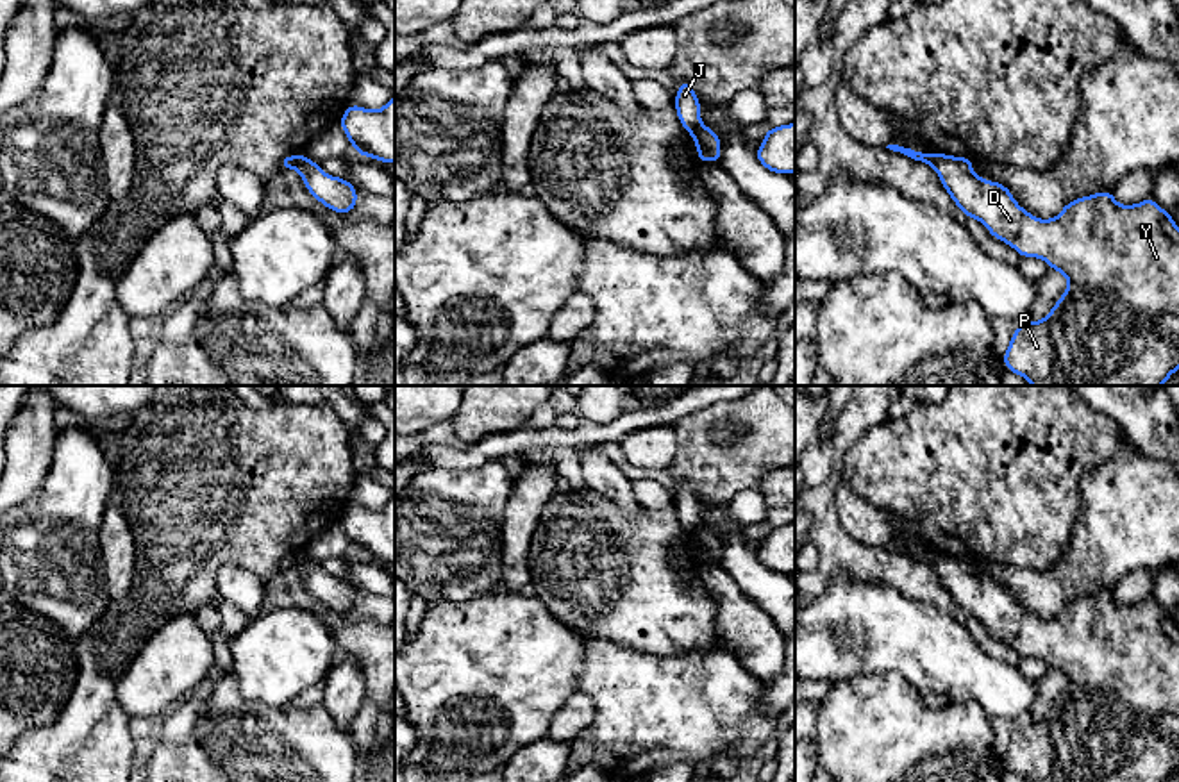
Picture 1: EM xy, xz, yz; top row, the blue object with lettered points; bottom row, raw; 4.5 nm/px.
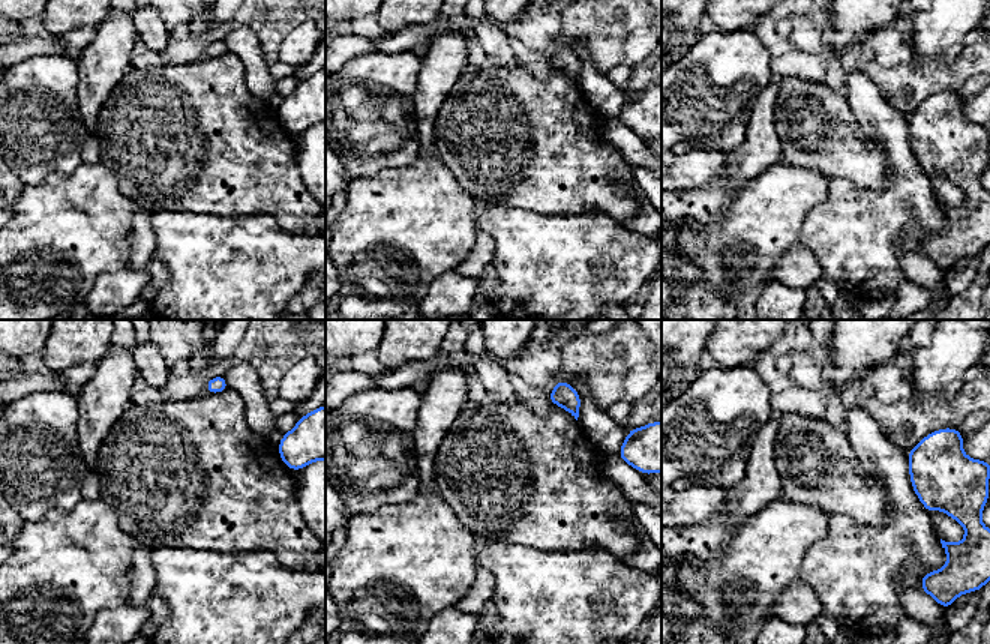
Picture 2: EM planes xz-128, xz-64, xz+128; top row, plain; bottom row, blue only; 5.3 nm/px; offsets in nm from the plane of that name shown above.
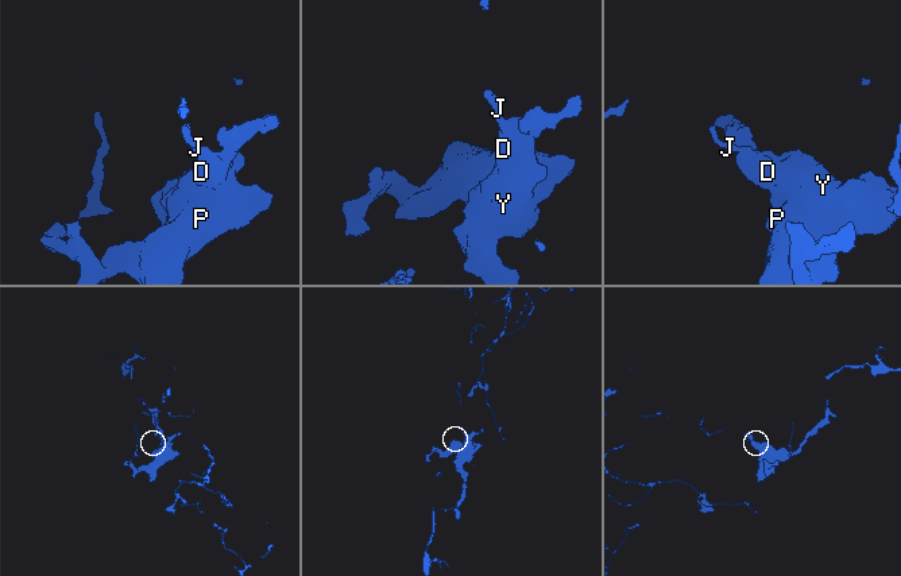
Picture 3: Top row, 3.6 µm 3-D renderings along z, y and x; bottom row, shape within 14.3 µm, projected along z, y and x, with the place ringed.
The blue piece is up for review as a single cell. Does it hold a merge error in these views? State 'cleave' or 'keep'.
cleave

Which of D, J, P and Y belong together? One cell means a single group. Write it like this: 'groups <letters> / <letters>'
groups D P Y / J

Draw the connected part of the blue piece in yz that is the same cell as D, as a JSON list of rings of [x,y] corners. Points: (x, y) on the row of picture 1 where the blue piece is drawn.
[[[936,154],[932,168],[954,204],[1020,257],[1043,259],[1068,279],[1065,293],[1043,320],[1022,321],[1011,334],[1004,366],[1033,386],[1163,386],[1179,370],[1179,227],[1172,214],[1152,196],[1120,205],[1113,191],[1100,191],[1068,202],[1052,220],[1040,220],[1020,207],[1004,184],[977,177],[972,161]]]

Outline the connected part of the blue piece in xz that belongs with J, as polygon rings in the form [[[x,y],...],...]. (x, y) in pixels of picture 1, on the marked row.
[[[688,80],[679,82],[679,91],[675,95],[673,105],[684,130],[693,132],[697,127],[702,125],[702,107]]]

